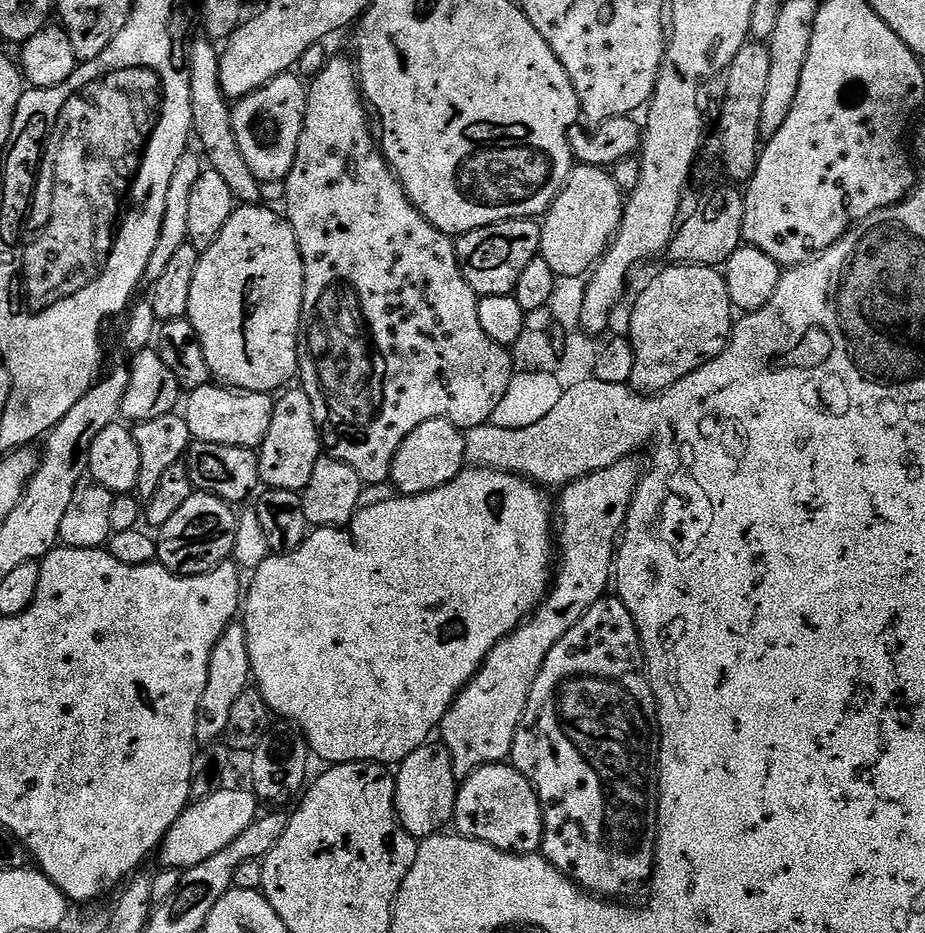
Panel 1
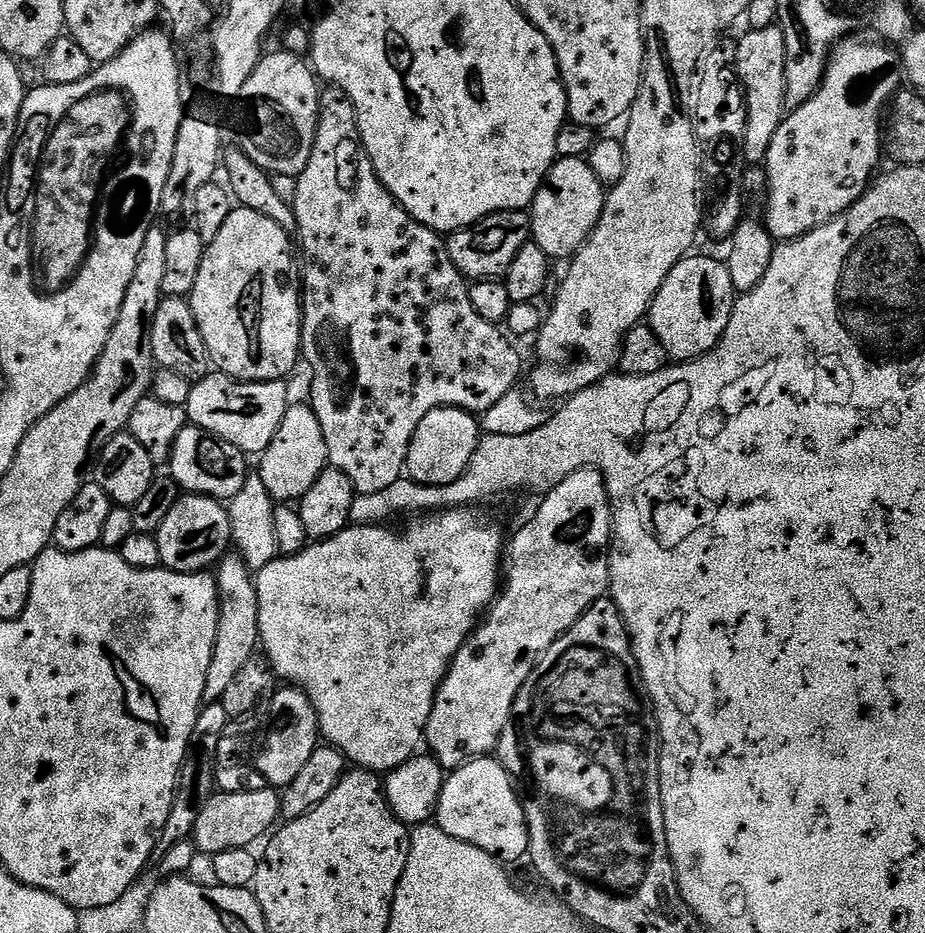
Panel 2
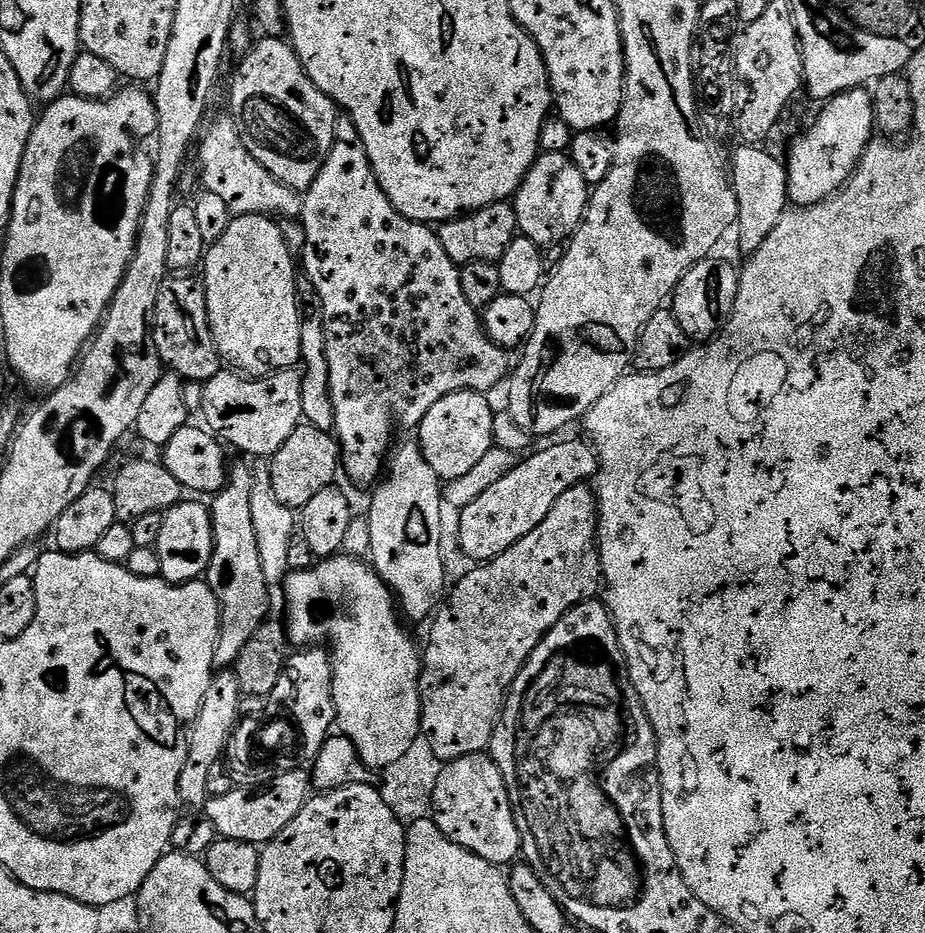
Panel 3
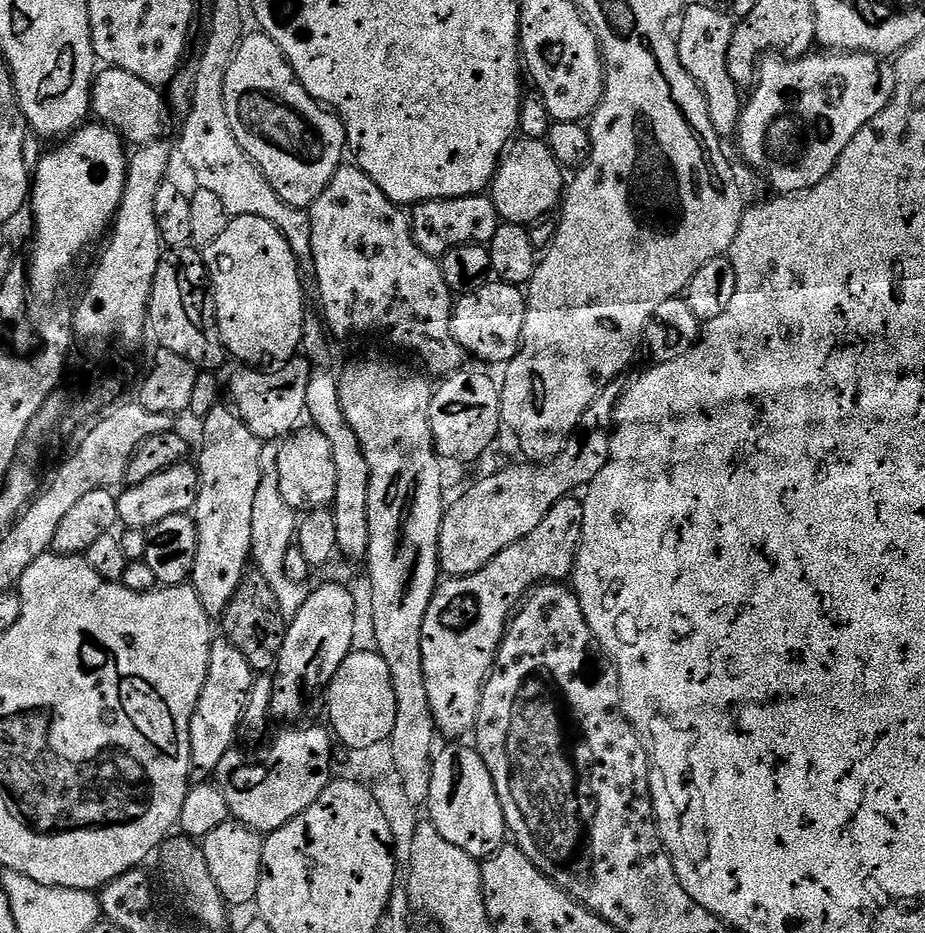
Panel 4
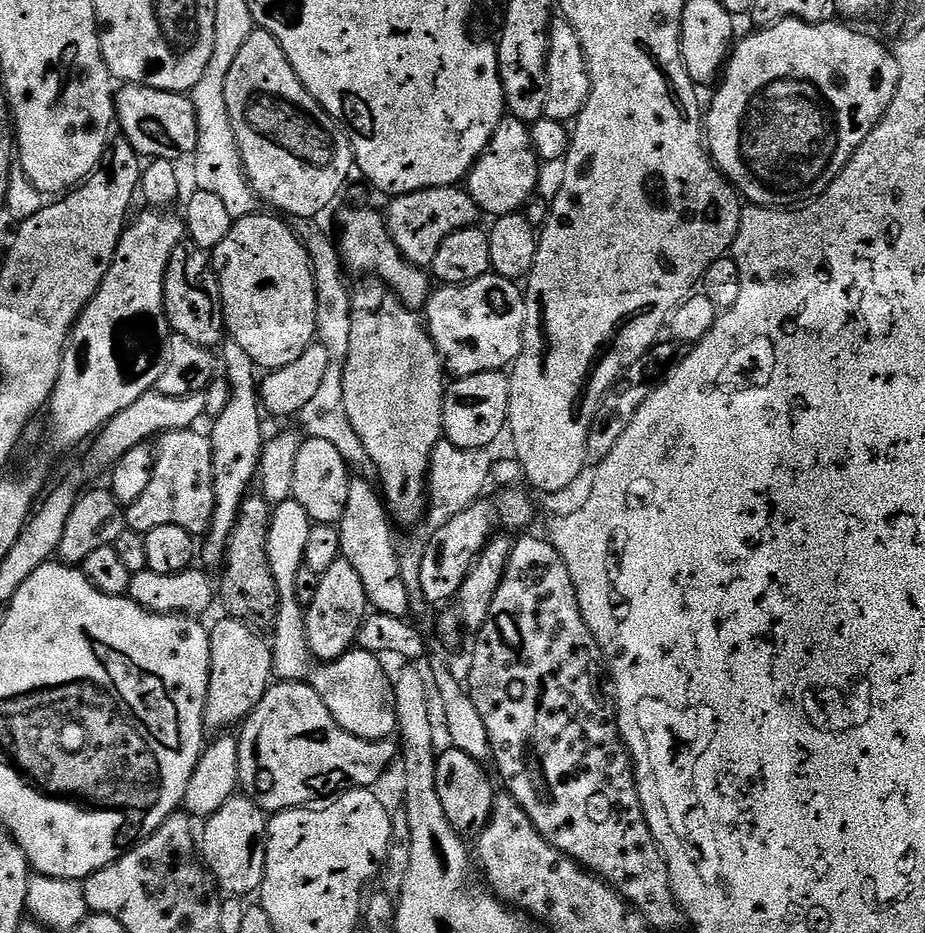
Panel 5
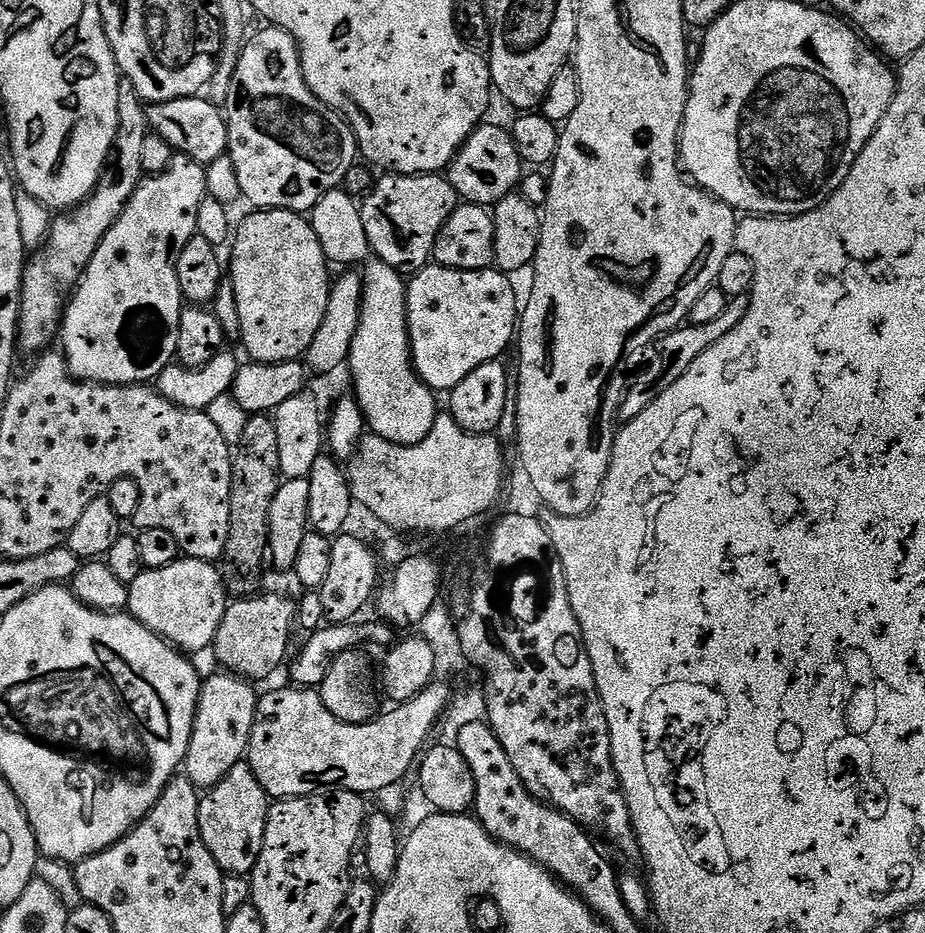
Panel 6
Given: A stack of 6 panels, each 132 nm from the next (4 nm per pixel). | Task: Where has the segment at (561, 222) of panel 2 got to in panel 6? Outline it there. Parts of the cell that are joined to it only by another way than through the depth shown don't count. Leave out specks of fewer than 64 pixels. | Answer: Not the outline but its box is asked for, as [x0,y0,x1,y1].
[446,123,522,206]

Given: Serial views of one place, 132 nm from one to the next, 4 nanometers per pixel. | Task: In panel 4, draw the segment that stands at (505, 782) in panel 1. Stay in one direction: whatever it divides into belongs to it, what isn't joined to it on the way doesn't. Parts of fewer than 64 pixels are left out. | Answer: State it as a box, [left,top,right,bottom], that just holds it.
[426,742,506,862]

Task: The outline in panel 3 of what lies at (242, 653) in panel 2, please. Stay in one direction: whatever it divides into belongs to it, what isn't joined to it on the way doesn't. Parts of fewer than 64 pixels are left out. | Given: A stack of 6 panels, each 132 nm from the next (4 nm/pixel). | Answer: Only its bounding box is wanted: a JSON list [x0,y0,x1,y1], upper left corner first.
[206,464,270,670]

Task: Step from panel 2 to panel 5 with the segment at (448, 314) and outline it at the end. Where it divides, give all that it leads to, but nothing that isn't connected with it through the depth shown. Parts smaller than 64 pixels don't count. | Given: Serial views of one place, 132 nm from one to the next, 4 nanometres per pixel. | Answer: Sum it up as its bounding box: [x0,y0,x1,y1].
[338,208,434,310]

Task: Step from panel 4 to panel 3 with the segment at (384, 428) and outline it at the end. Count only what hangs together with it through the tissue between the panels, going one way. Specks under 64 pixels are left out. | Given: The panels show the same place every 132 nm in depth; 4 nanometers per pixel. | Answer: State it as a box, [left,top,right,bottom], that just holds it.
[366,439,446,618]

